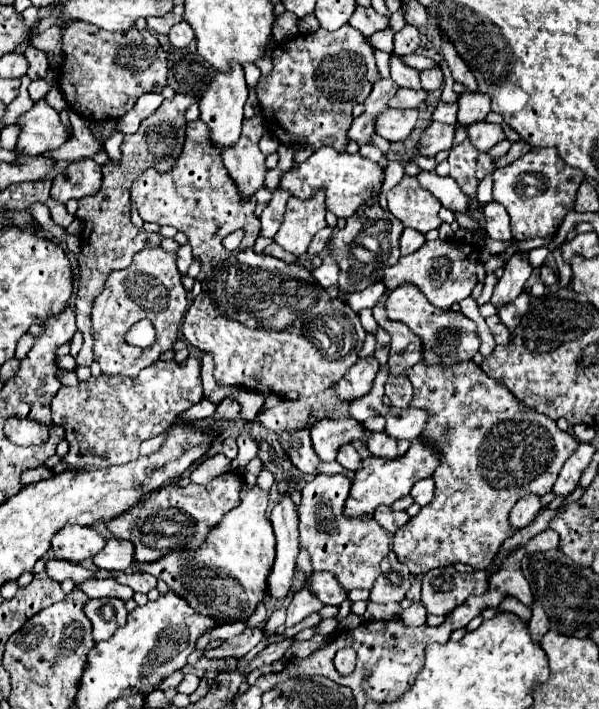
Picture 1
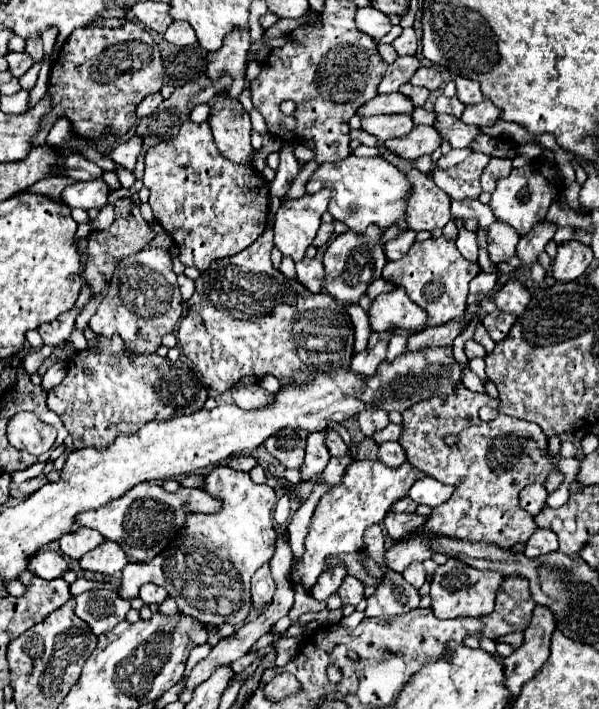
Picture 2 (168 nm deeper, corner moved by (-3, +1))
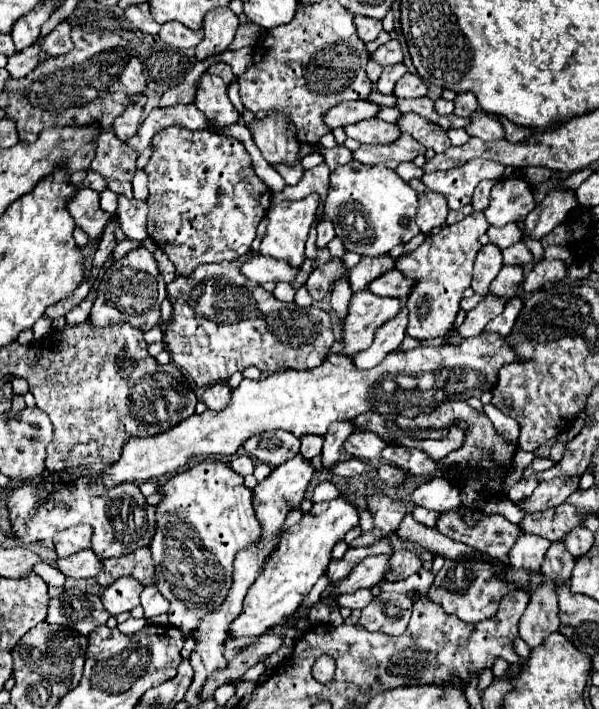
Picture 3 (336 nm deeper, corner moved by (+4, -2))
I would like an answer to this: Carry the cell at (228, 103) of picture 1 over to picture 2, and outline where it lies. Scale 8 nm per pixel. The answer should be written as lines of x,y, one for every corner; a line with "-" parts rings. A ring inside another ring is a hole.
234,28
228,38
224,38
220,50
208,52
208,78
218,80
222,74
234,78
232,86
226,90
230,98
238,98
244,90
244,70
246,70
246,52
250,48
250,30

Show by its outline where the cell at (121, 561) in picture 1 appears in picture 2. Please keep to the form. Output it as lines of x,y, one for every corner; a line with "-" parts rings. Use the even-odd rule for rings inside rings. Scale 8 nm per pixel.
104,540
100,546
90,550
90,554
84,554
84,558
80,558
78,564
82,570
114,574
114,572
124,570
124,566
128,564
128,558
126,558
124,550
120,550
120,546
116,546
116,542

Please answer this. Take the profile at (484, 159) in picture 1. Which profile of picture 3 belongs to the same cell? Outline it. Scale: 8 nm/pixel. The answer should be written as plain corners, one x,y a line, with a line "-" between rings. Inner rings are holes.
481,181
477,187
475,187
475,193
473,193
473,207
475,211
483,211
487,205
489,205
489,191
491,187
495,185
497,181

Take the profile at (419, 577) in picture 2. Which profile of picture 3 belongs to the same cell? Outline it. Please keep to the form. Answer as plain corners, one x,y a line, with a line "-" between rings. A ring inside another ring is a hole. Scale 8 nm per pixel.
397,551
397,553
393,553
391,571
389,571
389,575
385,575
385,579
387,581
407,579
413,573
417,573
419,569
421,569
421,561
413,551

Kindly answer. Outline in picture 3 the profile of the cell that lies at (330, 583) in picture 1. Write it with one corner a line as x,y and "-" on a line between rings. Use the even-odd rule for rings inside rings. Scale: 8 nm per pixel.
357,589
355,593
345,593
341,595
337,601
341,607
349,607
349,609
363,609
365,605
369,605
369,601
373,599
369,589

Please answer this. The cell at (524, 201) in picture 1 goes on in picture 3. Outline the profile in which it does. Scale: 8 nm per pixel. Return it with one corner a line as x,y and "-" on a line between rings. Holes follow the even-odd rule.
501,179
491,189
491,203
483,211
489,225
523,223
535,209
531,185
525,179

